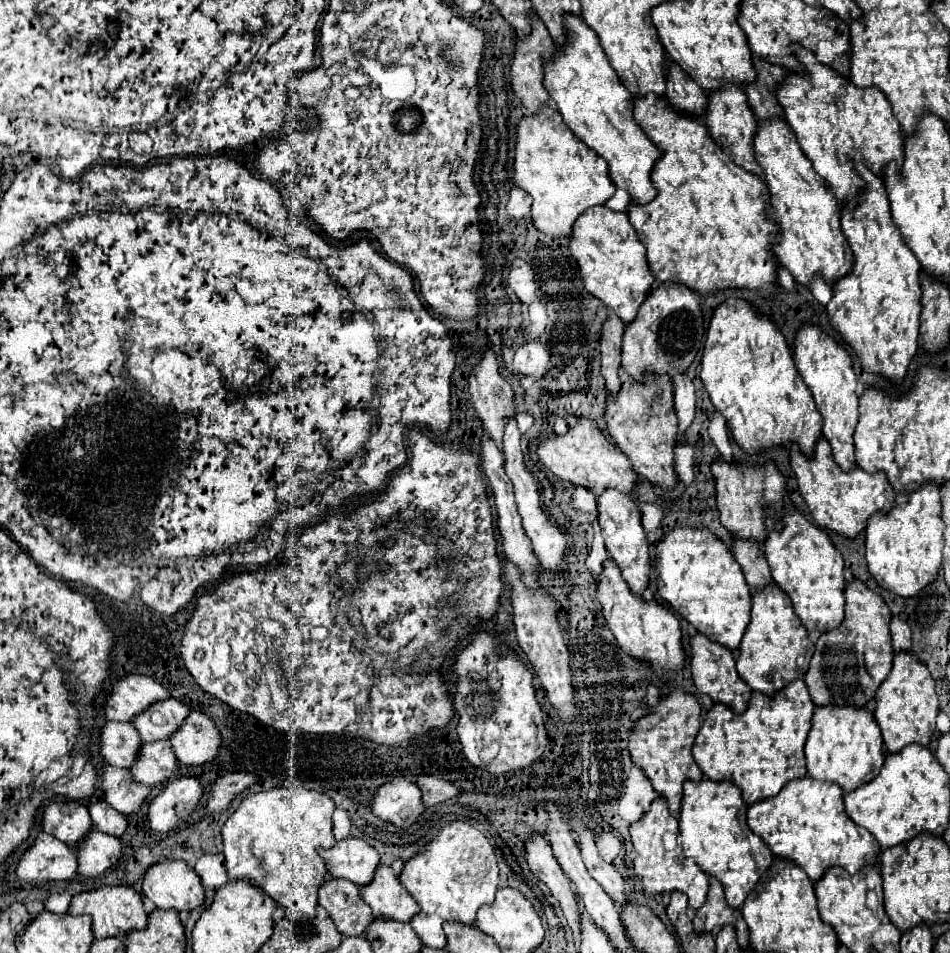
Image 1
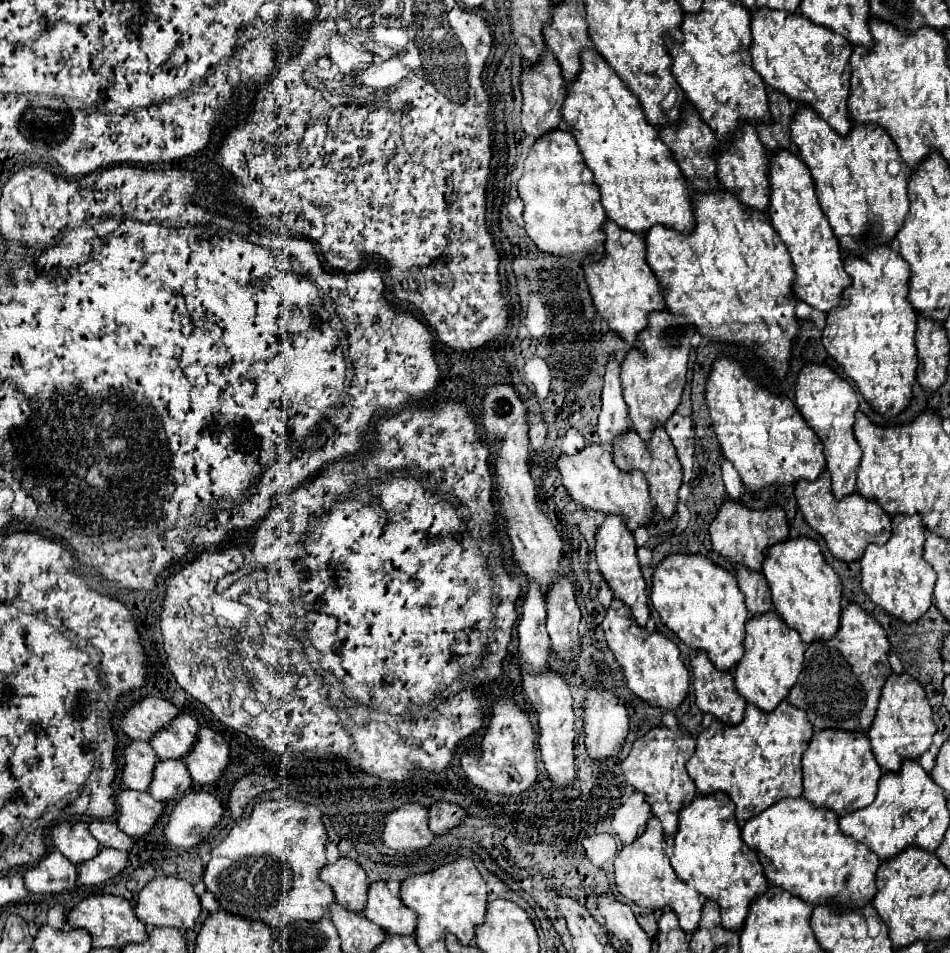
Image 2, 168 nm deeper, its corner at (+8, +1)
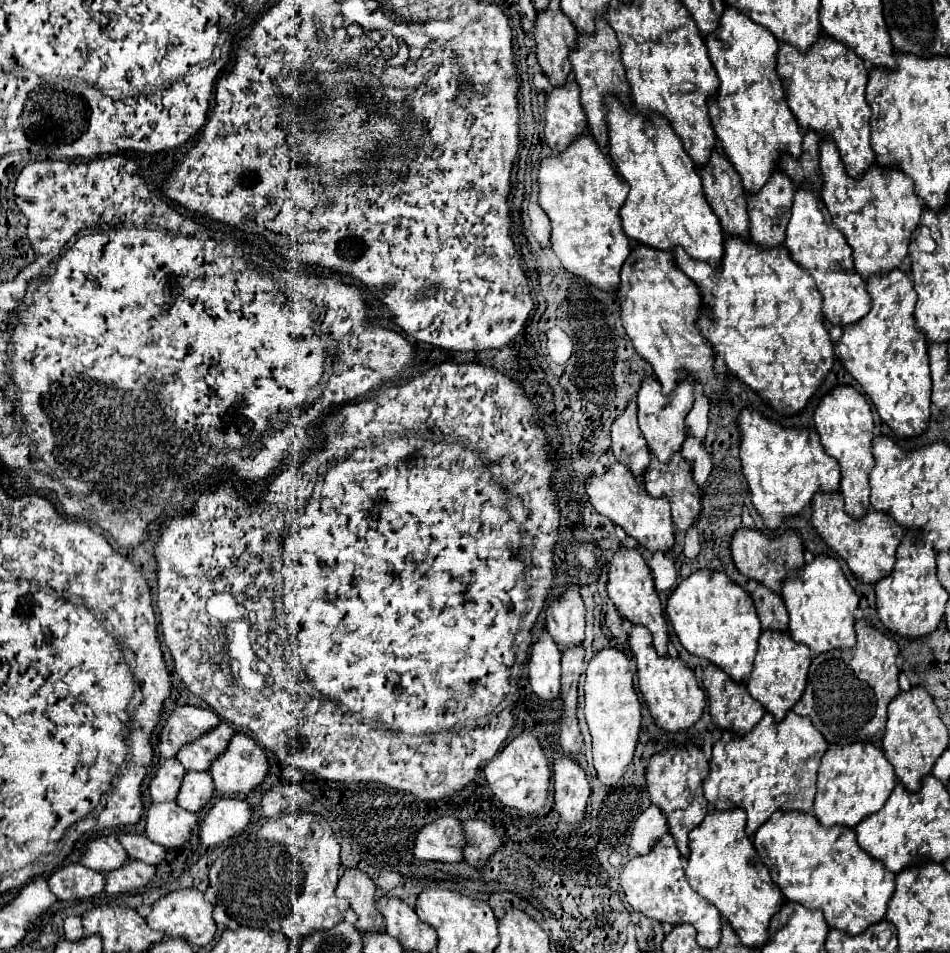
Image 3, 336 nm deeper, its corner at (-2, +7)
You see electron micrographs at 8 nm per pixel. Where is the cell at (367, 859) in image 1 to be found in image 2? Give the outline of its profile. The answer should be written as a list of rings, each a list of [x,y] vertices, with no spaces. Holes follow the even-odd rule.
[[[338,858],[332,866],[324,866],[320,878],[332,886],[336,902],[350,912],[366,908],[368,882],[364,870],[350,858]]]

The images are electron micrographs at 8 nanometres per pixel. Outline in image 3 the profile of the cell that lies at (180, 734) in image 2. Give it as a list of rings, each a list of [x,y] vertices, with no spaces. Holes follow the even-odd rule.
[[[220,722],[216,728],[208,730],[200,738],[184,744],[176,760],[186,768],[186,770],[208,770],[212,760],[220,756],[220,752],[228,746],[228,738],[232,738],[234,730],[226,724]]]

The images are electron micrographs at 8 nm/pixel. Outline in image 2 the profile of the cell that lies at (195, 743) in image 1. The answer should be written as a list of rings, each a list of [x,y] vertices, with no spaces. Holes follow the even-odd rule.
[[[202,726],[198,732],[198,742],[194,744],[192,752],[184,758],[184,764],[190,770],[194,782],[200,786],[216,784],[226,772],[228,762],[228,742],[218,732]]]

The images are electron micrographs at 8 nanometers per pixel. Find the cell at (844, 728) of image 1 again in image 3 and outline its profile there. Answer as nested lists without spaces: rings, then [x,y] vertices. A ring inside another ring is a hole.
[[[852,742],[852,744],[844,744],[844,746],[830,744],[822,756],[816,786],[818,786],[818,792],[814,798],[814,810],[812,812],[820,820],[820,824],[822,826],[834,826],[834,824],[856,826],[860,820],[878,812],[884,806],[884,802],[888,800],[890,792],[896,786],[896,774],[894,774],[892,764],[886,760],[884,752],[872,742]]]

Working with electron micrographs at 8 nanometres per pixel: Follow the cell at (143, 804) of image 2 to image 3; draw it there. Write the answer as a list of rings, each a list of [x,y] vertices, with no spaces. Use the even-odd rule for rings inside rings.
[[[152,802],[144,818],[144,832],[164,848],[178,848],[188,840],[196,820],[196,814],[180,808],[176,802]]]

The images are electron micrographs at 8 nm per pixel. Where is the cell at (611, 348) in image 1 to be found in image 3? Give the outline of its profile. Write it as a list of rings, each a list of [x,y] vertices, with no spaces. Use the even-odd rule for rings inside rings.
[[[630,400],[624,414],[612,422],[610,436],[612,436],[612,452],[616,460],[624,462],[634,472],[634,476],[642,476],[650,462],[650,450],[638,426],[634,400]]]

